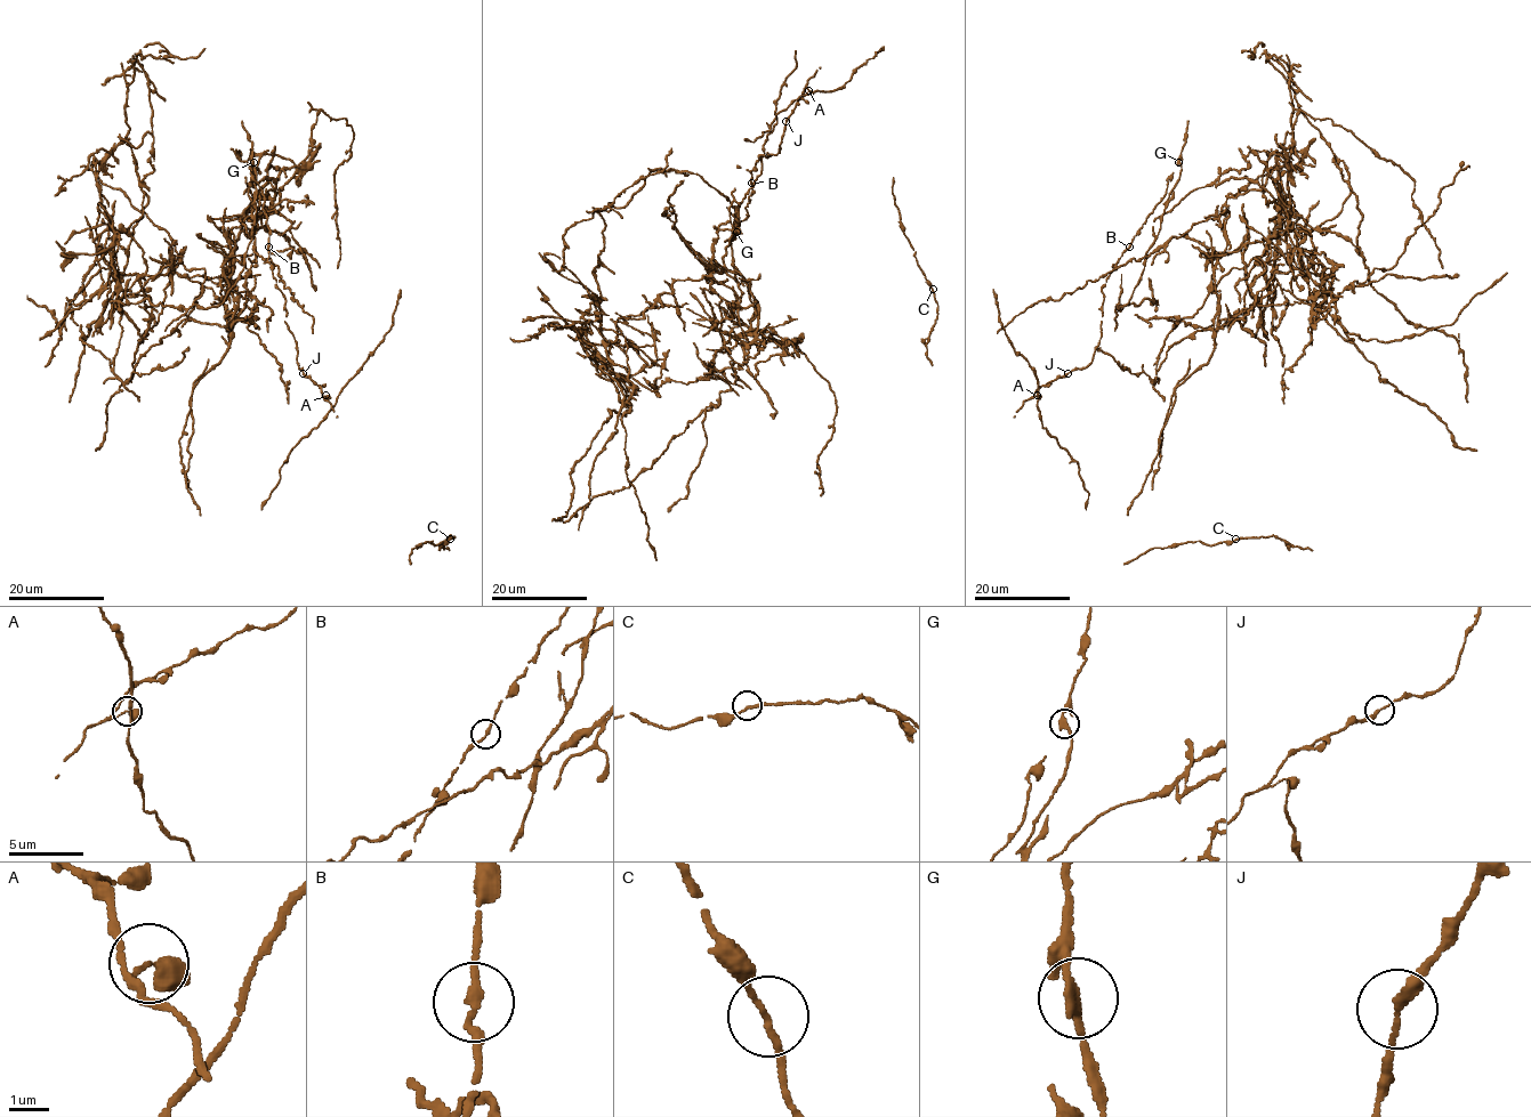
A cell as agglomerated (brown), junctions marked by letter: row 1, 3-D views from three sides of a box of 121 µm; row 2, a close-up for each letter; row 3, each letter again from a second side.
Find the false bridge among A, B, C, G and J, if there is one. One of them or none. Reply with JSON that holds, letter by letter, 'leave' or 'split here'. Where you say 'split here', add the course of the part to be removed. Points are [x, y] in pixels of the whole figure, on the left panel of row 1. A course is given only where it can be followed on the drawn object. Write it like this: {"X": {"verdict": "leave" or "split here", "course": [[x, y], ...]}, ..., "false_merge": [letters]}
{"A": {"verdict": "leave"}, "B": {"verdict": "leave"}, "C": {"verdict": "leave"}, "G": {"verdict": "split here", "course": [[254, 162], [217, 298], [129, 231], [133, 57], [152, 131], [119, 134]]}, "J": {"verdict": "leave"}, "false_merge": ["G"]}

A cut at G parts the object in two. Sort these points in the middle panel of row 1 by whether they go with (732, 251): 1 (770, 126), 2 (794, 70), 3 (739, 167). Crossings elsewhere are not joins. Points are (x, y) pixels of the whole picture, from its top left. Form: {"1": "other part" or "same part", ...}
{"1": "same part", "2": "same part", "3": "other part"}

